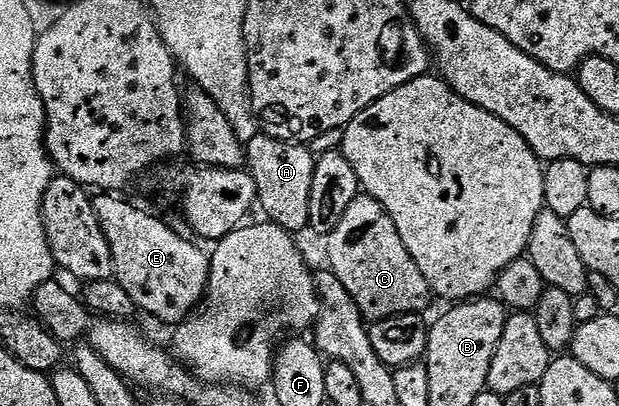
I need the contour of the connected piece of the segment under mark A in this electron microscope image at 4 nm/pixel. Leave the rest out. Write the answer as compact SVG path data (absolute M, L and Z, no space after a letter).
M266 134L255 135L246 144L246 169L254 177L256 197L259 210L264 210L271 222L278 224L282 229L293 233L305 230L310 221L310 185L314 185L314 169L317 156L308 152L309 148L302 143L287 143Z

